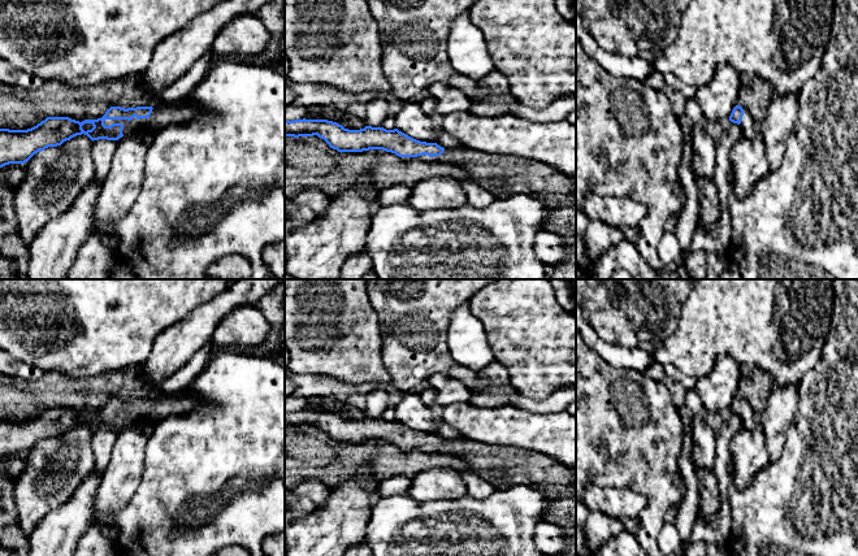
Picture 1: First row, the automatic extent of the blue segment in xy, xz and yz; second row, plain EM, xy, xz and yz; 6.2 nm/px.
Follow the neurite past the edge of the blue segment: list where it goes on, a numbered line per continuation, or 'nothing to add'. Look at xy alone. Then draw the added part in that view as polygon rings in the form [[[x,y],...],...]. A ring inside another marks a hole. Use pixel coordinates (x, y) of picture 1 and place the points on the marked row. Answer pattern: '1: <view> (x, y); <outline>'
1: xy (160, 117); [[[179,104],[178,107],[153,108],[148,118],[138,120],[134,117],[131,121],[105,120],[104,125],[110,126],[112,123],[122,123],[124,136],[136,136],[139,131],[147,131],[152,138],[162,127],[169,125],[185,125],[199,117],[199,114],[200,112],[196,108]]]

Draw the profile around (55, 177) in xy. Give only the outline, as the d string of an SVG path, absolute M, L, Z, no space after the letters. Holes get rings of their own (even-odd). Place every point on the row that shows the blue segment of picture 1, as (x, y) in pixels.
M82 134L57 147L48 147L25 162L25 181L14 190L14 212L21 239L29 246L46 223L66 213L78 195L95 178L92 140Z

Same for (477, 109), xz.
M472 103L471 108L468 109L471 114L474 116L500 116L512 113L512 110L507 105L489 105L489 104L474 104Z

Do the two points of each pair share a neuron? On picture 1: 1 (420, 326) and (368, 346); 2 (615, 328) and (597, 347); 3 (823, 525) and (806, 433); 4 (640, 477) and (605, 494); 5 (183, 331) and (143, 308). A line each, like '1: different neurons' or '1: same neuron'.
1: different neurons
2: different neurons
3: same neuron
4: different neurons
5: different neurons

